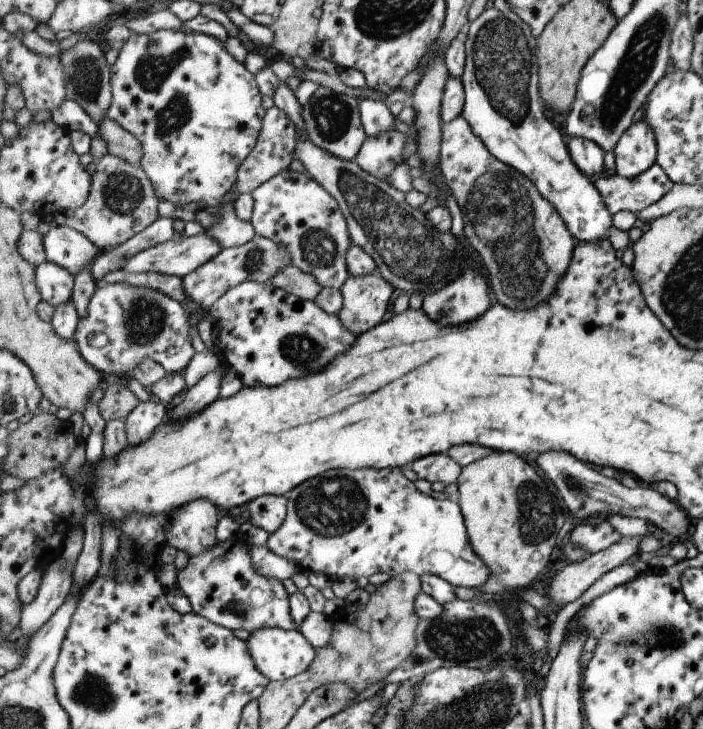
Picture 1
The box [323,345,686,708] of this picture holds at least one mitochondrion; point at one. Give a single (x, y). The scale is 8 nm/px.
(467, 640)

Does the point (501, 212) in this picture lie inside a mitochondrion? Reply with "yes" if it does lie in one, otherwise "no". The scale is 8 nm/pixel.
yes

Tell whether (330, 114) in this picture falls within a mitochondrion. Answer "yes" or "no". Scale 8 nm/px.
yes

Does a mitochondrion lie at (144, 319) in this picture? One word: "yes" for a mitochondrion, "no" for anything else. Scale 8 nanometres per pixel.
yes

